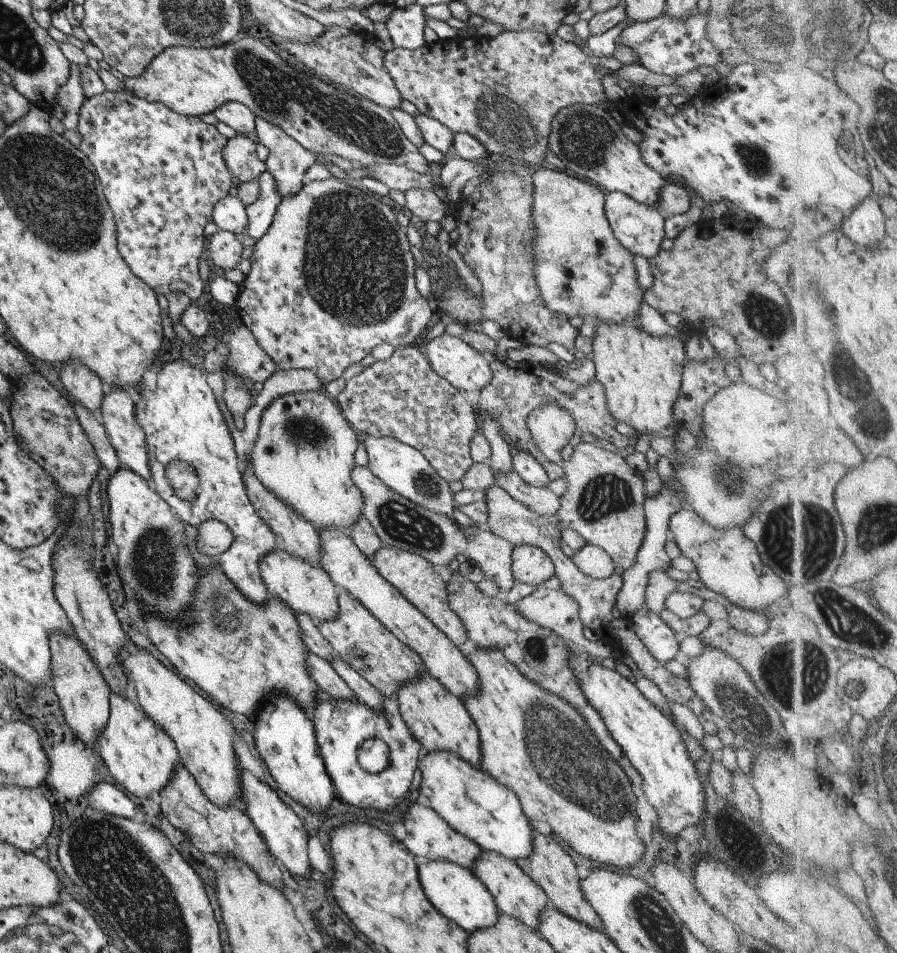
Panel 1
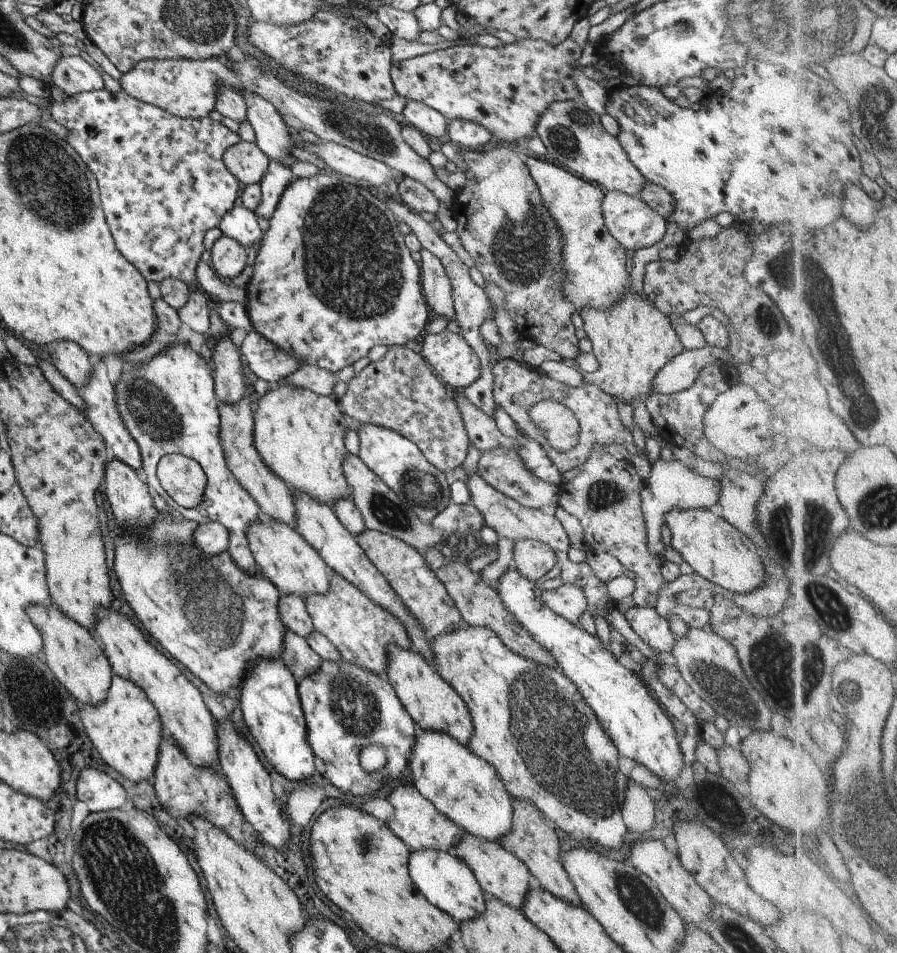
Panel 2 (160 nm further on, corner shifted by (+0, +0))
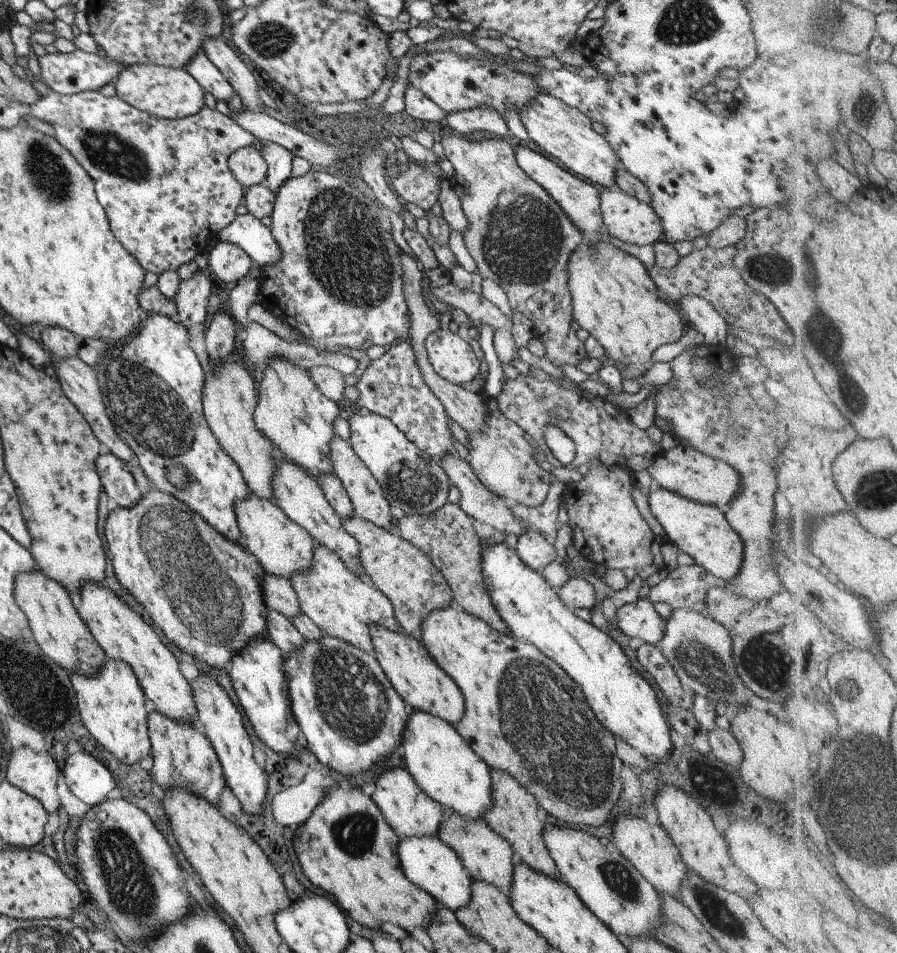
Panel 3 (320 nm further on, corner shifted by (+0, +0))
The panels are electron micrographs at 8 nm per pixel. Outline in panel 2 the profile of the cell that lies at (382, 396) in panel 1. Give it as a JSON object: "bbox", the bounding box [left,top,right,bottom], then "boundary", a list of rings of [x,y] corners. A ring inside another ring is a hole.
{"bbox":[337,346,468,473],"boundary":[[[404,346],[392,347],[381,360],[369,361],[348,383],[345,394],[337,399],[339,410],[362,424],[390,428],[417,446],[421,454],[442,473],[462,464],[468,451],[468,438],[451,389],[434,373],[424,358]]]}

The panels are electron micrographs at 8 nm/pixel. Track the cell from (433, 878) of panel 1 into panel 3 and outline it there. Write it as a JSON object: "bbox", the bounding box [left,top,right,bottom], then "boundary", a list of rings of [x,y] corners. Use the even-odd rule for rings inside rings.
{"bbox":[396,835,472,912],"boundary":[[[417,835],[398,840],[396,853],[406,879],[431,895],[435,902],[439,900],[443,906],[453,912],[456,908],[464,907],[468,903],[472,878],[455,852],[435,835]]]}

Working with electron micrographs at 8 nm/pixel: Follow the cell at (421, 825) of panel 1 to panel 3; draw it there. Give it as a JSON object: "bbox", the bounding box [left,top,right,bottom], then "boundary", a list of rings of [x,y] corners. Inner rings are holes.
{"bbox":[370,767,445,840],"boundary":[[[389,767],[389,770],[376,776],[374,785],[375,790],[370,797],[381,811],[389,828],[398,836],[398,840],[417,835],[436,836],[437,827],[442,821],[445,810],[415,784],[404,768]]]}

